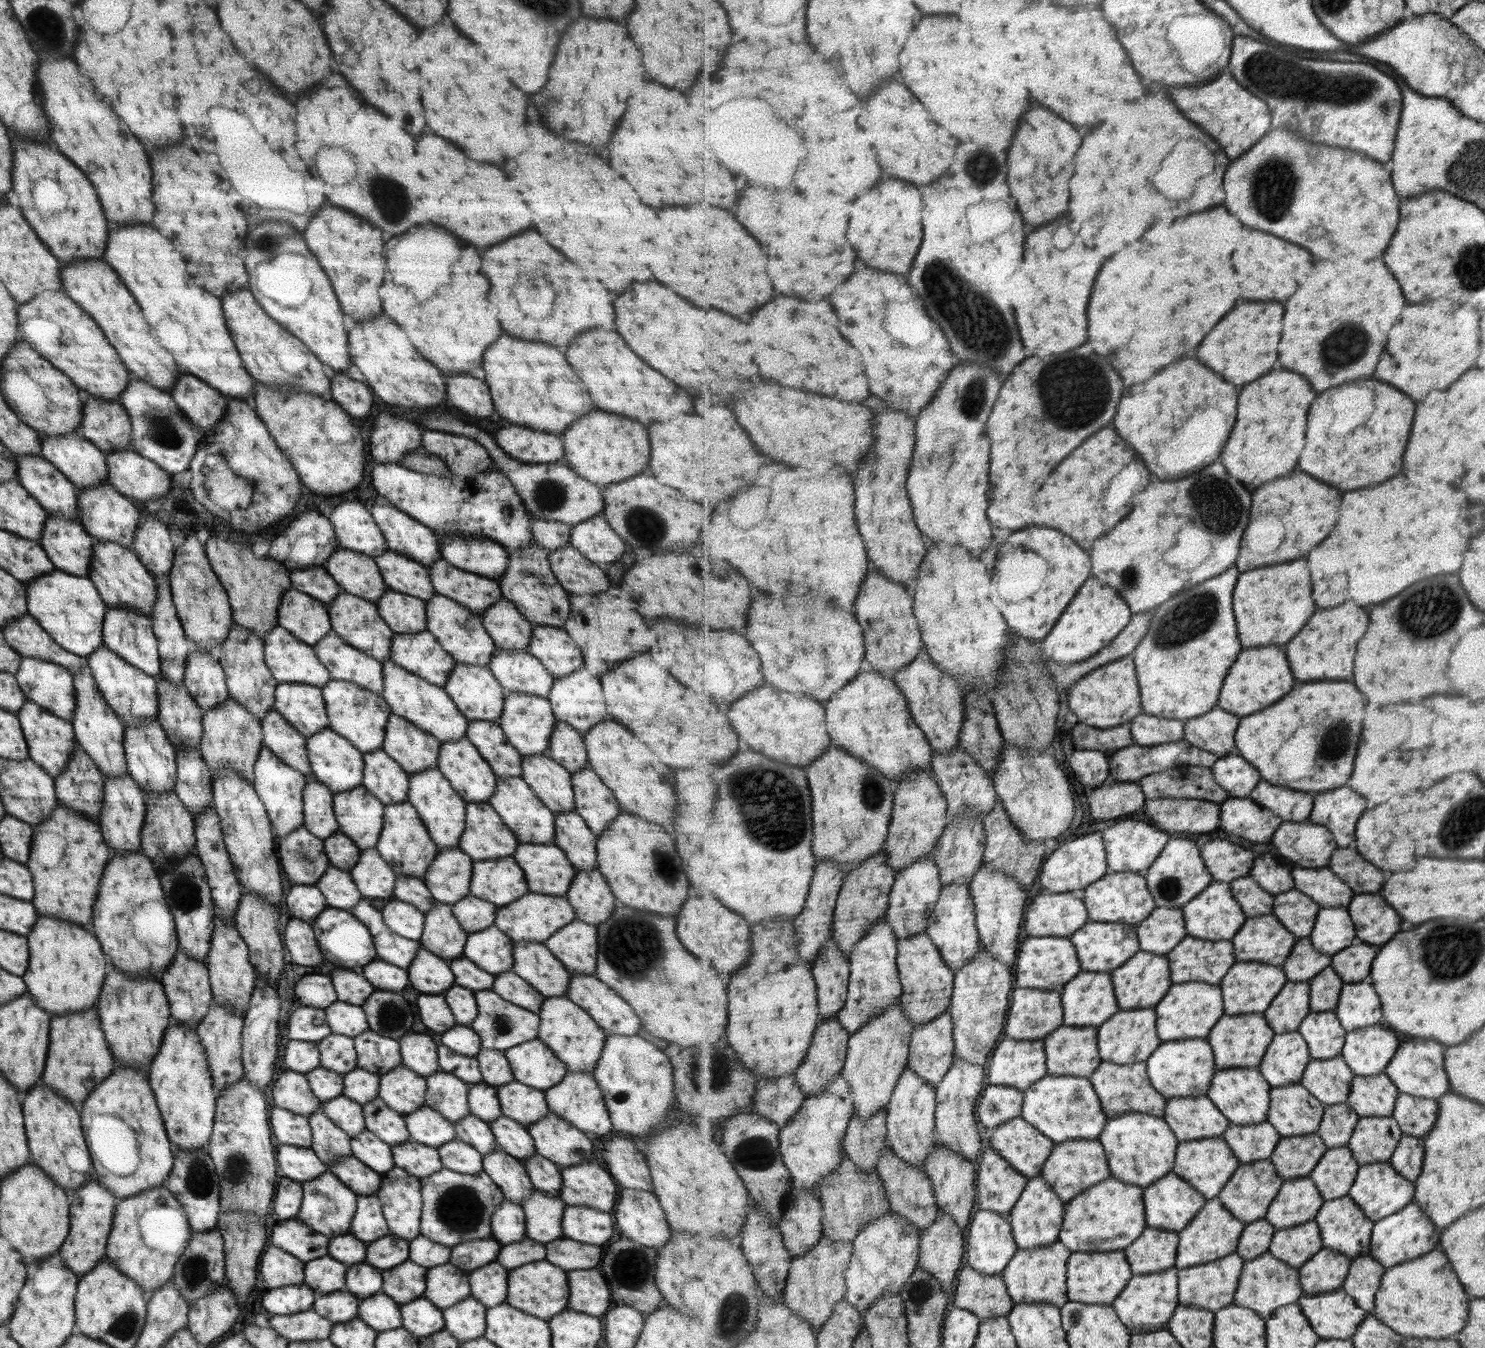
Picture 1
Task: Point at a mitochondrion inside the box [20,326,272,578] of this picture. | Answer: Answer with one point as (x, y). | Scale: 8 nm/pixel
(161, 425)

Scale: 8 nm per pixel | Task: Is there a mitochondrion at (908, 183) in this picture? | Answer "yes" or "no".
no

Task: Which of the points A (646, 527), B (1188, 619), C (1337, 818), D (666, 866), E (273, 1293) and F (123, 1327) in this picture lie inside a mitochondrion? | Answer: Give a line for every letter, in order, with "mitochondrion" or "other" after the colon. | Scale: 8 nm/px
A: mitochondrion
B: mitochondrion
C: other
D: mitochondrion
E: other
F: mitochondrion

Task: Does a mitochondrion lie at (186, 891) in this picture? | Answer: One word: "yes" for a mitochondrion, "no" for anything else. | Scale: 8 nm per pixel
yes

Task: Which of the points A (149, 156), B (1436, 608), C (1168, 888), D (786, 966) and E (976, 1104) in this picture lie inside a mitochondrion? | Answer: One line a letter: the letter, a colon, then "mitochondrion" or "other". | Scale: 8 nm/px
A: other
B: mitochondrion
C: mitochondrion
D: other
E: other

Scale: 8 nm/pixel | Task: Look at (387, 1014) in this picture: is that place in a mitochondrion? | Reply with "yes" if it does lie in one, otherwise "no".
yes

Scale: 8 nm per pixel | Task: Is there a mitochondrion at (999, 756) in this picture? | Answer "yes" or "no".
no

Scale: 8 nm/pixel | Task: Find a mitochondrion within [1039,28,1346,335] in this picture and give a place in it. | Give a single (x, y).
(1274, 184)

